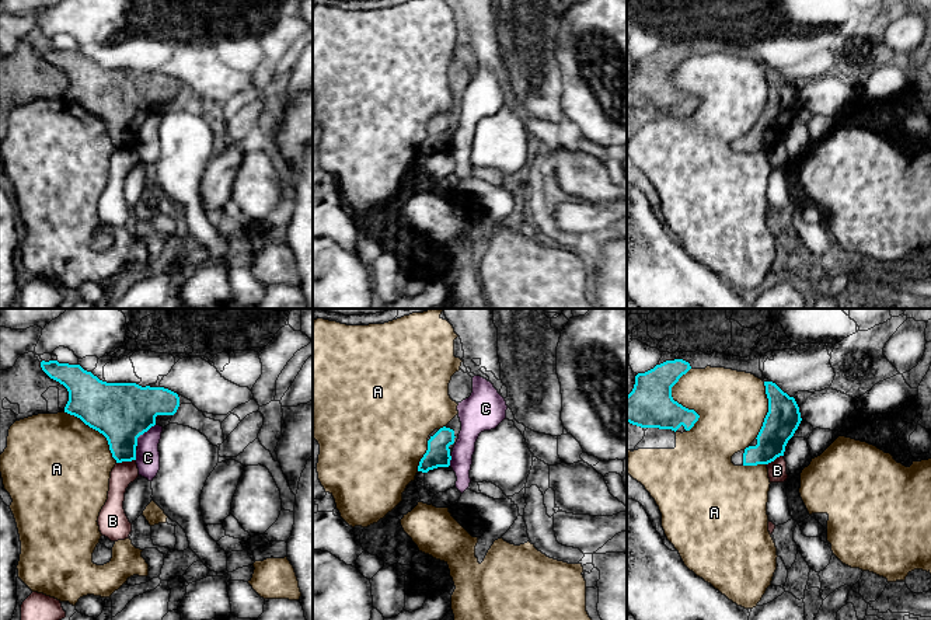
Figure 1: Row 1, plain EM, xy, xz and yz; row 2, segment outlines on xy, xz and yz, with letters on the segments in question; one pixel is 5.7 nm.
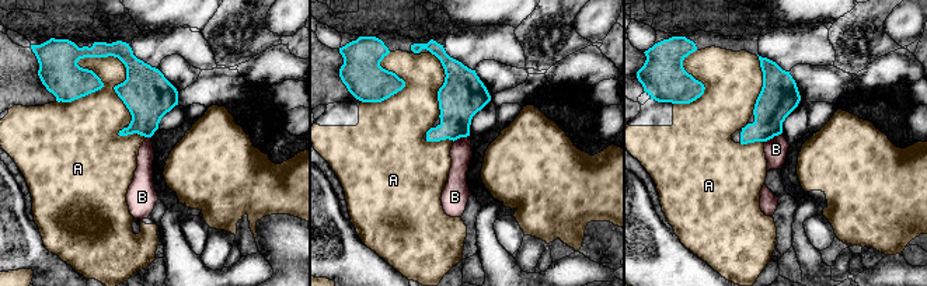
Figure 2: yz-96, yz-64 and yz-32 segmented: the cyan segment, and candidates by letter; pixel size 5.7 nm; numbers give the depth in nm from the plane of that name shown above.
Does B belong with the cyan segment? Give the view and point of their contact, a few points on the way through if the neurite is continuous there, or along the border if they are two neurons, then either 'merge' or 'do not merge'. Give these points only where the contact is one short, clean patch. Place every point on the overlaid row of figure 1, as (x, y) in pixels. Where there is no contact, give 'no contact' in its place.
xy (125, 460) | along xy (135, 459), (117, 463) | do not merge

